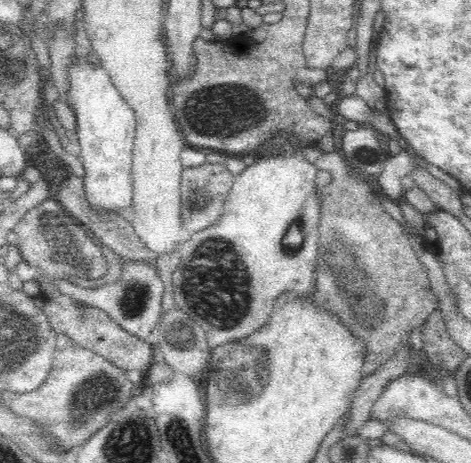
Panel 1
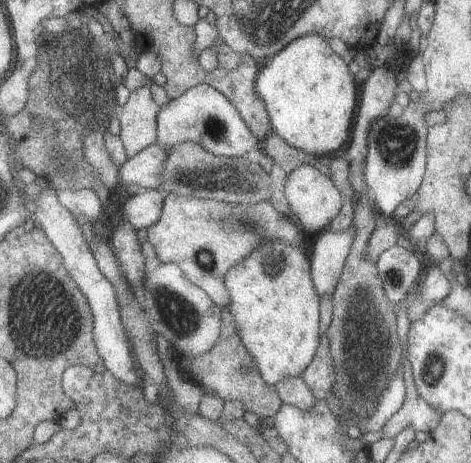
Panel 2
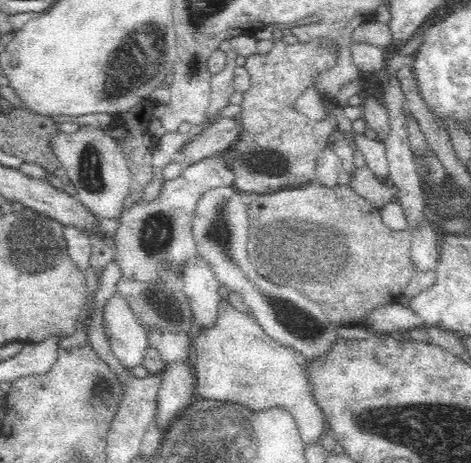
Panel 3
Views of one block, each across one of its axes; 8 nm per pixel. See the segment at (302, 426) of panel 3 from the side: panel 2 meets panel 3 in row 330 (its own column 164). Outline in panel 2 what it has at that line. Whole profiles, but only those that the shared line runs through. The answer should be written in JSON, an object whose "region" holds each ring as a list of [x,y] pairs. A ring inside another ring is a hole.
{"region":[[[167,194],[159,220],[147,228],[147,242],[155,248],[159,262],[177,264],[183,276],[197,288],[203,286],[203,292],[211,298],[211,302],[221,308],[229,302],[221,278],[235,262],[247,256],[263,240],[281,240],[293,246],[301,246],[303,238],[305,234],[301,226],[295,226],[289,218],[283,218],[283,214],[279,214],[269,200],[241,206]]]}

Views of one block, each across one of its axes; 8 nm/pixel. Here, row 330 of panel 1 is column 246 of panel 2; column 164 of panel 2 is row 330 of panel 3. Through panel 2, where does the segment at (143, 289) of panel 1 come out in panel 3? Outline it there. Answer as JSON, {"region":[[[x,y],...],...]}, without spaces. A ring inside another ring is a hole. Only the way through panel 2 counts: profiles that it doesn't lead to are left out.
{"region":[[[114,292],[110,300],[106,300],[104,330],[116,360],[126,370],[126,376],[132,374],[132,368],[142,364],[146,350],[150,348],[146,336],[148,328],[130,314],[130,304],[118,292]]]}

